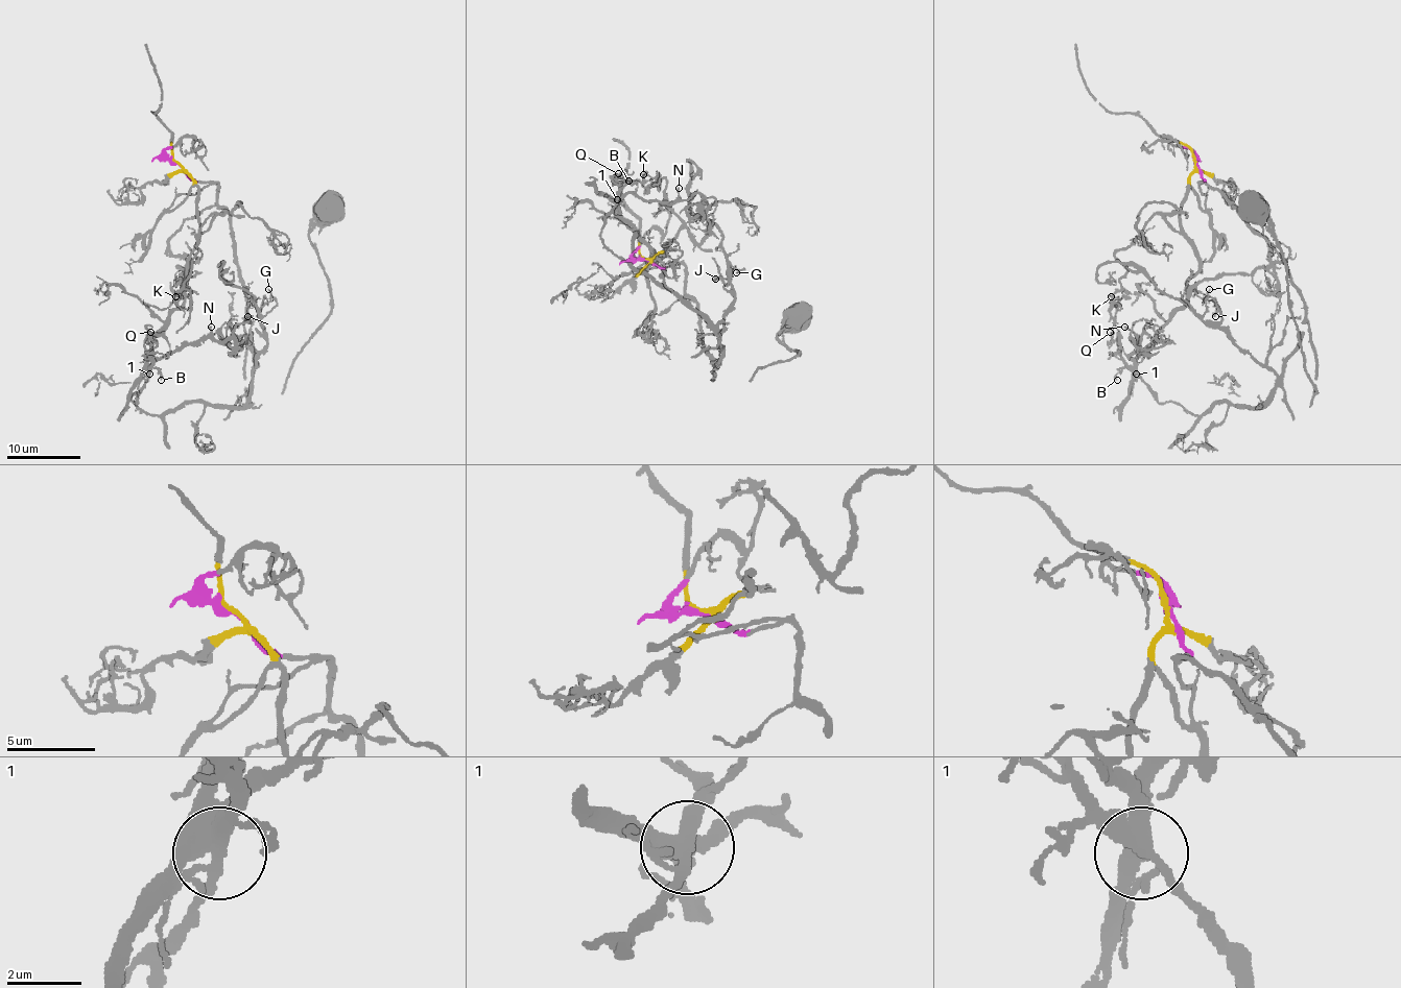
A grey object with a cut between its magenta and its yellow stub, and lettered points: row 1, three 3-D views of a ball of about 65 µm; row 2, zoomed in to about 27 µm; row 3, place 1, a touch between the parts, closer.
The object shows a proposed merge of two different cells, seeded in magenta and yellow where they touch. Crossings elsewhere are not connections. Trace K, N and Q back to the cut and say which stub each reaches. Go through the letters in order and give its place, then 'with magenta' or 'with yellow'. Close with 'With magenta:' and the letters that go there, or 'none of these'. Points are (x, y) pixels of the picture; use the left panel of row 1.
K: at (175, 296); with yellow
N: at (211, 327); with yellow
Q: at (150, 332); with magenta
With magenta: Q

